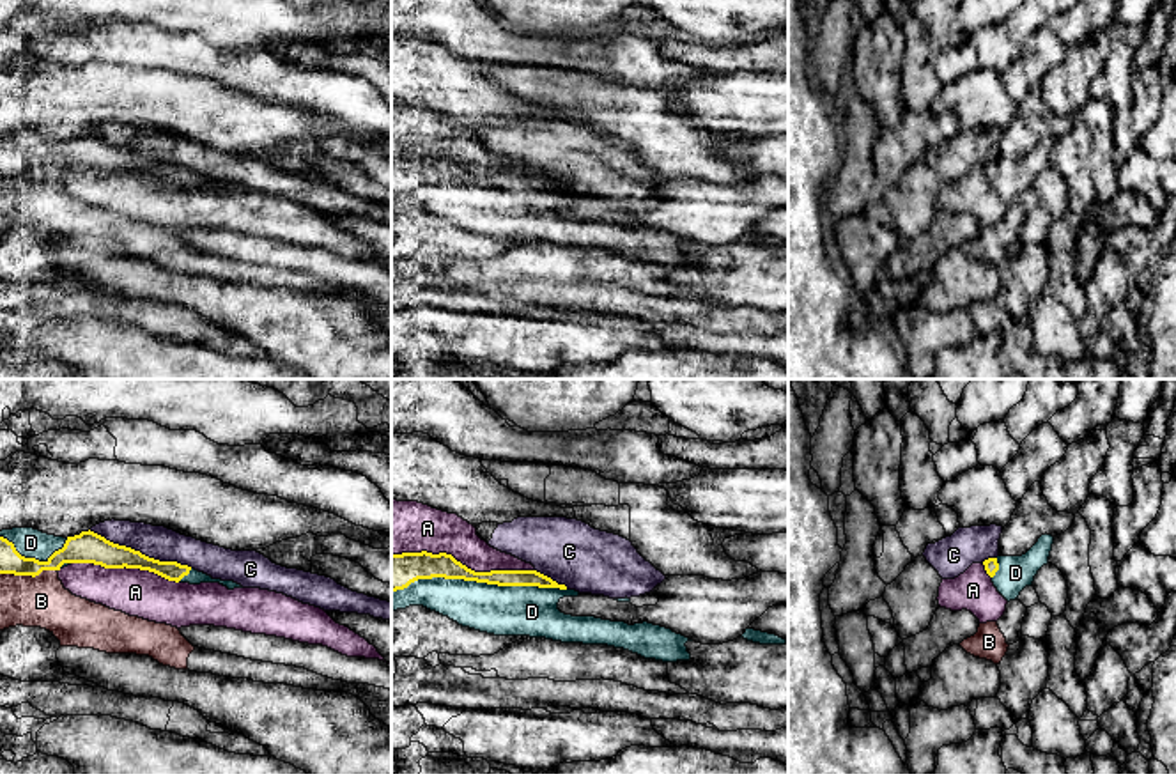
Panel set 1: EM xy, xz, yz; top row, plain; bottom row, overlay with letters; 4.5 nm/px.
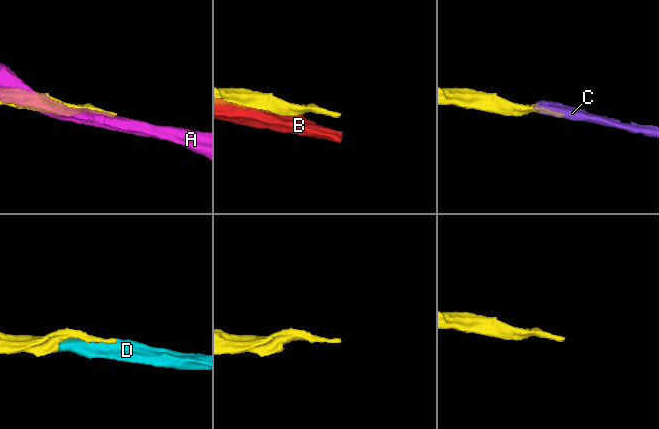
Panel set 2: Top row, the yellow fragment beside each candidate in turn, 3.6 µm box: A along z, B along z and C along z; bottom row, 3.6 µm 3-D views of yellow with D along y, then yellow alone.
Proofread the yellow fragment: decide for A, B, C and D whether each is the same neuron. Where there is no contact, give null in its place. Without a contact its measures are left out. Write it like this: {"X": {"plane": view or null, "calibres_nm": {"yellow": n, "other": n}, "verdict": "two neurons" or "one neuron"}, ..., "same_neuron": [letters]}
{"A": {"plane": "xz", "calibres_nm": {"yellow": 140, "other": 220}, "verdict": "two neurons"}, "B": {"plane": "xy", "calibres_nm": {"yellow": 120, "other": 240}, "verdict": "two neurons"}, "C": {"plane": "xy", "calibres_nm": {"yellow": 140, "other": 150}, "verdict": "two neurons"}, "D": {"plane": "xz", "calibres_nm": {"yellow": 120, "other": 220}, "verdict": "one neuron"}, "same_neuron": ["D"]}

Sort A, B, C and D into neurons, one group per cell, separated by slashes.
A / B / C / D

